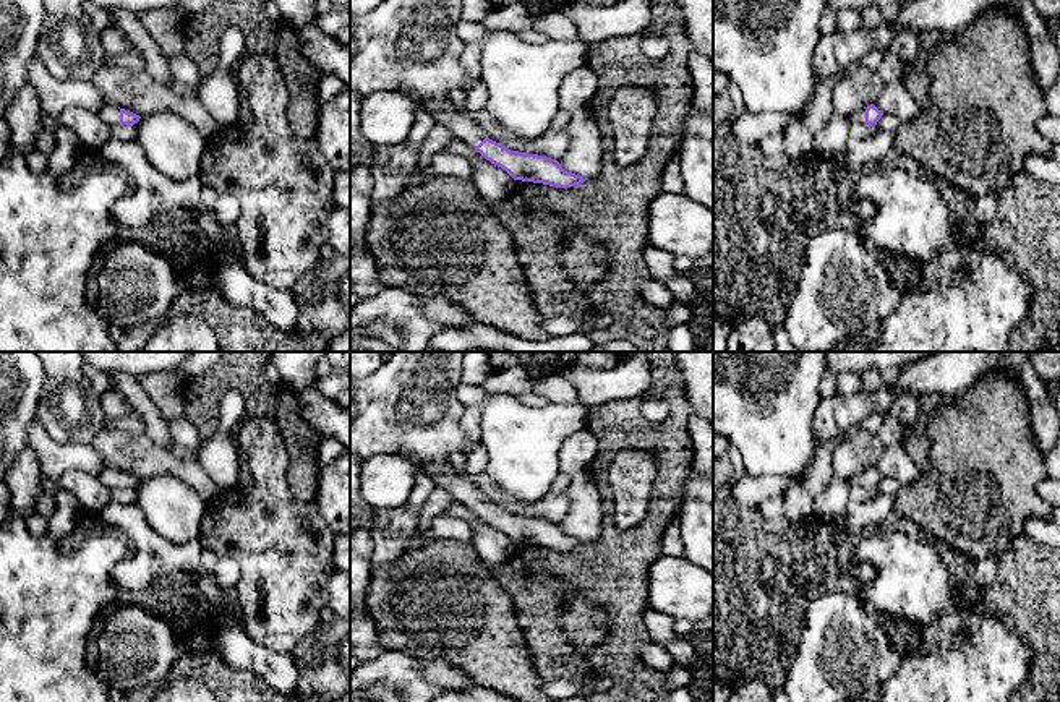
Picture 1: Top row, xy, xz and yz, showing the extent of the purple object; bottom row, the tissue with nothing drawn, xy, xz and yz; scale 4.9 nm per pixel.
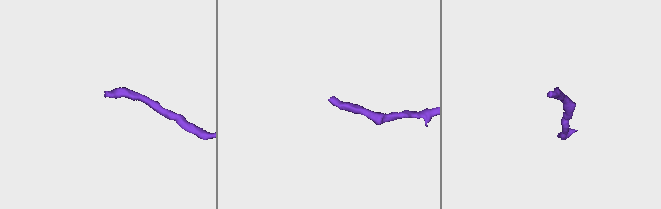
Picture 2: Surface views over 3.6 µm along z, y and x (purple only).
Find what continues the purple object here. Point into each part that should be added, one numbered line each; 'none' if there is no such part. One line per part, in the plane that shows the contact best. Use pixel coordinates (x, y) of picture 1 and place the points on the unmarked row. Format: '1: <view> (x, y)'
1: xy (111, 477)

